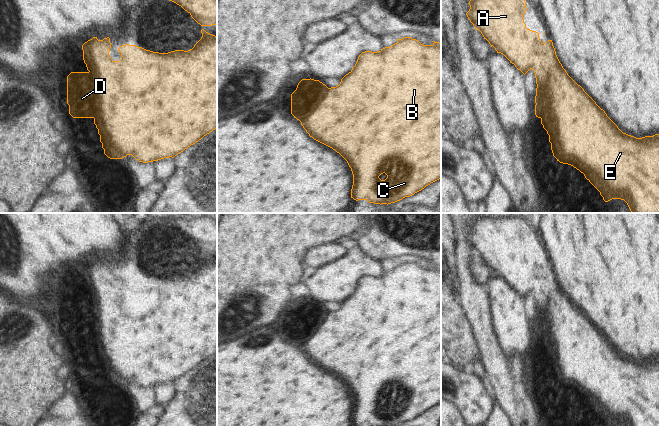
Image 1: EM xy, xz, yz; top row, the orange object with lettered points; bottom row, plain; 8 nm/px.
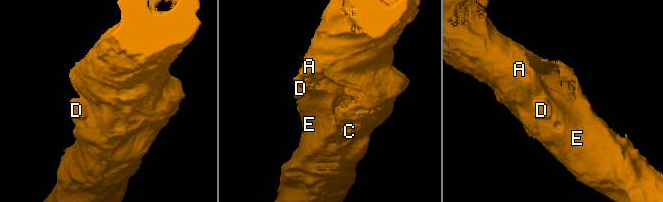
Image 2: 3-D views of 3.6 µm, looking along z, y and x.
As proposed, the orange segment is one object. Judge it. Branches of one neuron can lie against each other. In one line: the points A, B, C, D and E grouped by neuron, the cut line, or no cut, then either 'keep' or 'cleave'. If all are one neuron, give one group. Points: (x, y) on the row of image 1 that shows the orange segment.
groups A B C D E; cut none; keep

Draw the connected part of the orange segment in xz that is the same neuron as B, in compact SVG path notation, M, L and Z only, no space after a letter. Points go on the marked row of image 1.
M411 37L398 39L395 44L381 51L362 52L352 70L346 74L339 85L328 88L319 80L302 79L296 90L291 94L291 114L301 122L301 125L314 140L332 148L348 163L353 174L351 198L367 200L374 204L391 204L410 197L431 183L441 179L441 43L423 45Z

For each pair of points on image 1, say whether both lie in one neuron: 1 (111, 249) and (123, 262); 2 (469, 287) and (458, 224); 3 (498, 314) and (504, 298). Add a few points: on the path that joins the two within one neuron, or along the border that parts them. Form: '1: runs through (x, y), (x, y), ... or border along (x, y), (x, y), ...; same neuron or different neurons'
1: border along (123, 234), (120, 255), (96, 261); different neurons
2: runs through (462, 271), (461, 240); same neuron
3: runs through (502, 310), (504, 302); same neuron

